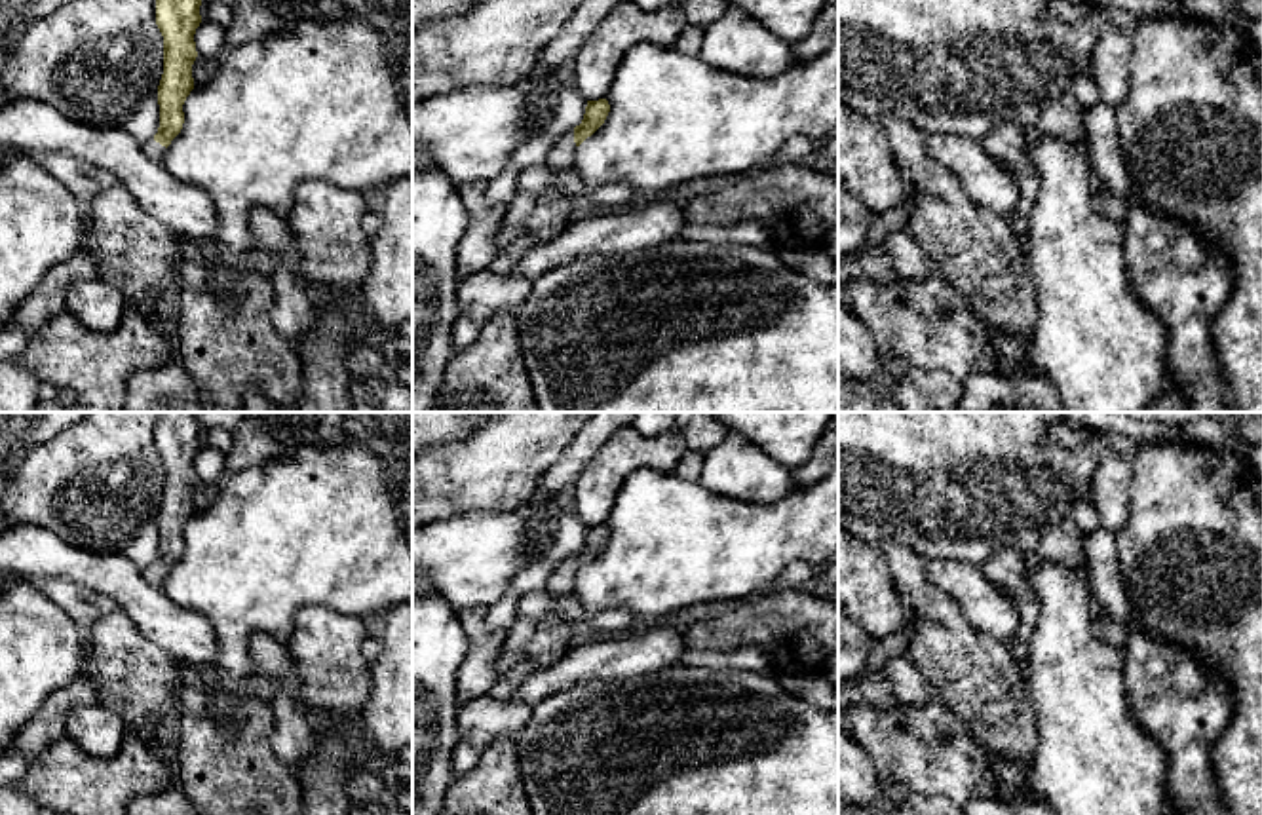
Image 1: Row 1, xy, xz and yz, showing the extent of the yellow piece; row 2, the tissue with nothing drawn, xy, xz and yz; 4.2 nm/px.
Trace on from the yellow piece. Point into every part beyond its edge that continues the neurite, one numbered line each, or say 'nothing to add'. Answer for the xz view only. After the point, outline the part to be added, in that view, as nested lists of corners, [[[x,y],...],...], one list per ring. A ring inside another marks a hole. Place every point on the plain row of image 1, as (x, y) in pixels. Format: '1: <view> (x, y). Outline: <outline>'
1: xz (563, 578). Outline: [[[574,555],[561,560],[561,564],[553,570],[547,585],[547,595],[553,598],[561,598],[574,591],[576,583],[576,568]]]

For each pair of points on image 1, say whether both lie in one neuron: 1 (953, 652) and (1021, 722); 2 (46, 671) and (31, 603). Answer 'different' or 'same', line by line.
1: same
2: same

